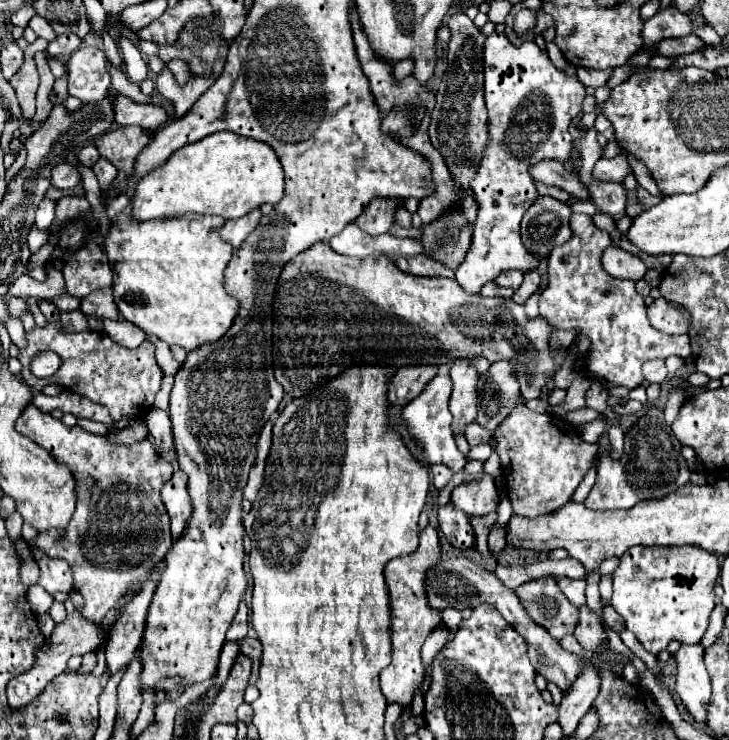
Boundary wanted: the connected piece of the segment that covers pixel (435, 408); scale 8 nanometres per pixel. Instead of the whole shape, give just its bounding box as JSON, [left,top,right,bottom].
[402,361,466,473]

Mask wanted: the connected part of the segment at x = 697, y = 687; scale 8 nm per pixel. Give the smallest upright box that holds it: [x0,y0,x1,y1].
[676,645,710,721]

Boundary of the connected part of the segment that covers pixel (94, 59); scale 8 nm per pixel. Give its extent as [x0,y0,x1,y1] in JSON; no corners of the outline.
[68,47,110,103]

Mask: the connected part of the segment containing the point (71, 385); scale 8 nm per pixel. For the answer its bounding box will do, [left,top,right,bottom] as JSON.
[18,323,162,421]

